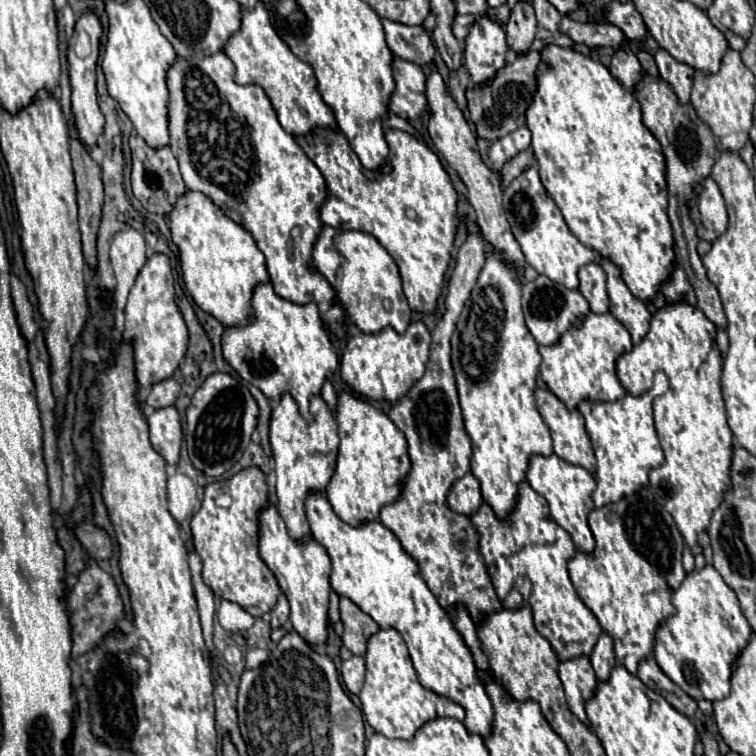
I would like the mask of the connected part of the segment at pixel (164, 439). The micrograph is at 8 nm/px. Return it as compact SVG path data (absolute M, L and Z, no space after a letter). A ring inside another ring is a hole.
M164 407L154 411L148 417L148 427L152 447L166 459L166 463L176 465L182 445L182 427L176 407Z

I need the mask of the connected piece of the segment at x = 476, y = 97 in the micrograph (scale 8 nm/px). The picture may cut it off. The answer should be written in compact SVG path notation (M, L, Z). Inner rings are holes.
M530 51L520 57L508 57L506 65L502 69L498 69L498 73L488 83L474 85L474 87L466 89L470 121L474 123L474 131L476 131L478 139L494 141L494 139L500 139L524 125L526 107L532 99L532 93L536 91L534 73L536 73L538 61L540 61L538 51ZM494 81L496 81L496 85L494 85ZM494 87L496 87L496 93L494 93Z

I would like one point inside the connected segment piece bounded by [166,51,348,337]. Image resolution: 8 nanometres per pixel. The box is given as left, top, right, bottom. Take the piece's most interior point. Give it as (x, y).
(226, 137)

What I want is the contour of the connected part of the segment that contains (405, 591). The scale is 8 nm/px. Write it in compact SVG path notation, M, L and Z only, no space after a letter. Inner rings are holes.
M310 491L304 507L314 539L326 547L332 559L330 583L334 591L354 601L380 627L394 627L408 645L418 681L426 689L462 705L466 709L464 725L468 731L486 737L494 711L484 685L476 675L472 653L424 583L416 561L402 549L394 533L380 521L368 521L358 527L344 523L334 515L328 499L320 491Z

